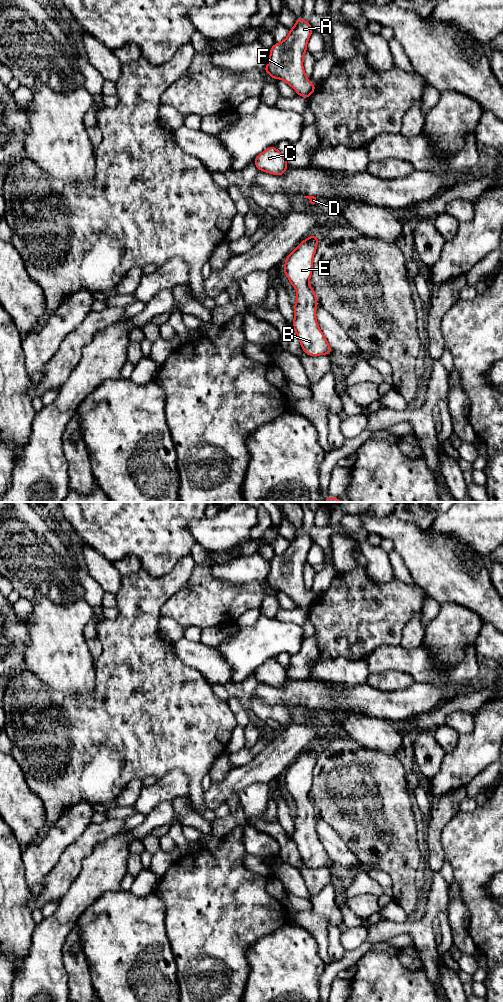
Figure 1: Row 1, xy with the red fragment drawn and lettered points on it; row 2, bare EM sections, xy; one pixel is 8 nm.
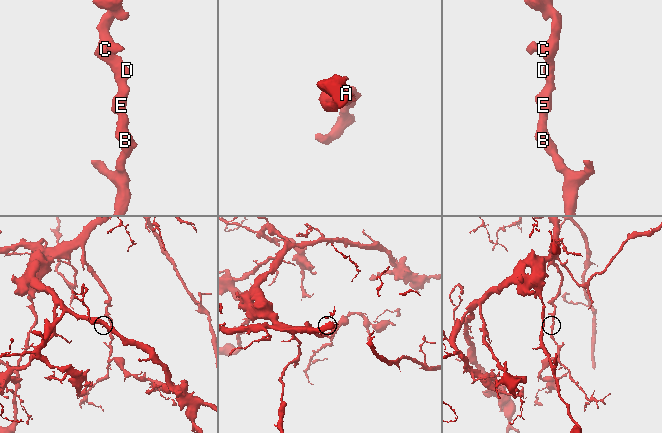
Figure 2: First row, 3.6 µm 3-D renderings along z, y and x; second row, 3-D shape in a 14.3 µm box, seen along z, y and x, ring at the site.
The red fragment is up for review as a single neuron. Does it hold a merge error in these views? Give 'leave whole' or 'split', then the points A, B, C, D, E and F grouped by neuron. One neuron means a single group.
leave whole; A B C D E F

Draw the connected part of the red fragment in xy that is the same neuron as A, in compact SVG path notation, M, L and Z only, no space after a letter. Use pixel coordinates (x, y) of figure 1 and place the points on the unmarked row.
M298 529L288 548L269 561L269 573L263 581L274 592L282 591L298 608L307 611L316 601L316 597L309 594L303 580L307 554L312 544L312 537Z

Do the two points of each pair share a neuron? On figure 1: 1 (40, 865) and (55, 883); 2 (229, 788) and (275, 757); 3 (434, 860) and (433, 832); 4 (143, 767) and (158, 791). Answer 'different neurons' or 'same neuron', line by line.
1: different neurons
2: same neuron
3: same neuron
4: different neurons

